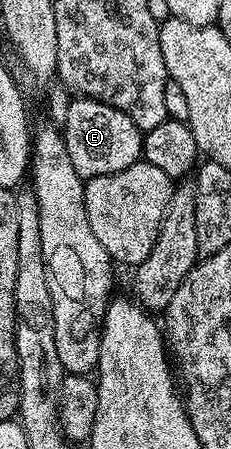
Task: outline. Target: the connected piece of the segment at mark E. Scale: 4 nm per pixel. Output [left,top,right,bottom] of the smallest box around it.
[64,97,142,180]

